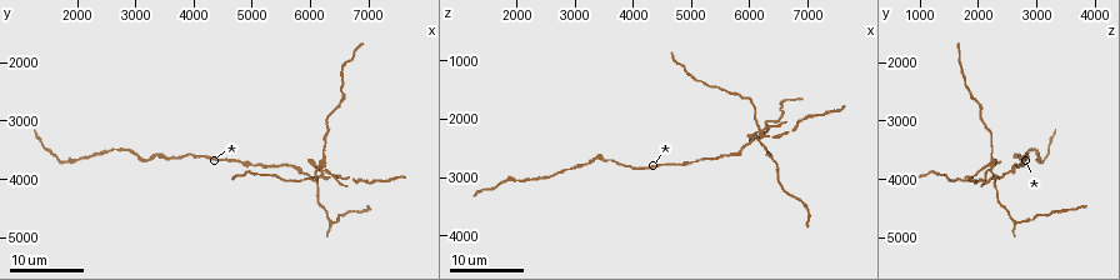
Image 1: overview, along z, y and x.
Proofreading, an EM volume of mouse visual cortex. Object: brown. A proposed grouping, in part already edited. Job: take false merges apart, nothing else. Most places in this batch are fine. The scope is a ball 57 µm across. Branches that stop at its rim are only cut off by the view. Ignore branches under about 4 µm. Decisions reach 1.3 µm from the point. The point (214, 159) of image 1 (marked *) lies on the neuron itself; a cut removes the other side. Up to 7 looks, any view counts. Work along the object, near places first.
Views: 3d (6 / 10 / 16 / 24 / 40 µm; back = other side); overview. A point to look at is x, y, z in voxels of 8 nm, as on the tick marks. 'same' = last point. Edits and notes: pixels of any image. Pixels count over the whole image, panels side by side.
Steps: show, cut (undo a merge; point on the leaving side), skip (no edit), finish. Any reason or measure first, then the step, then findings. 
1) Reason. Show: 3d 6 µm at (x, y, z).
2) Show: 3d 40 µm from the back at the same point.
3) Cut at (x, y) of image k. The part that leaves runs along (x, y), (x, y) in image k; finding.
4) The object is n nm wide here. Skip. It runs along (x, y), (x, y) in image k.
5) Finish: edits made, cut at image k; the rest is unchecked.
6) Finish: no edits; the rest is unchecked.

Calibre changes. Show: 3d 16 µm at (5600, 3750, 2650).

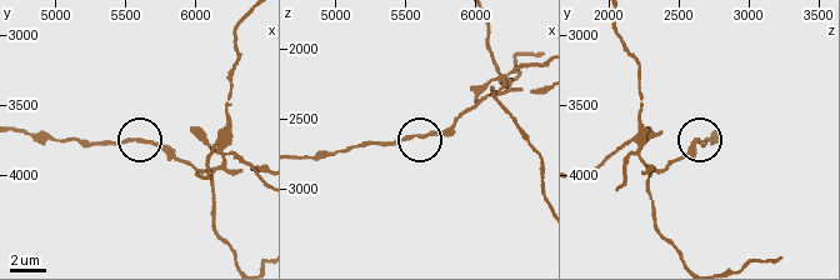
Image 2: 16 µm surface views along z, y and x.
Zoom in. Show: 3d 10 µm at (5640, 3760, 2600).

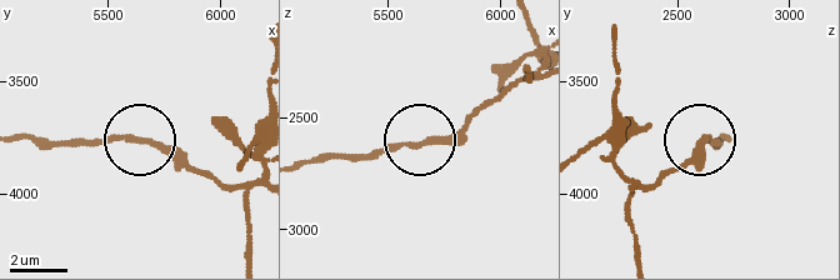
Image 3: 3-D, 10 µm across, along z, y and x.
Skip. It runs along (20, 140), (156, 140), (196, 169) in image 3; continuous, no second neuron.

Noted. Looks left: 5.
Four or more arms meet. Show: 3d 24 µm at (6200, 3900, 2300).

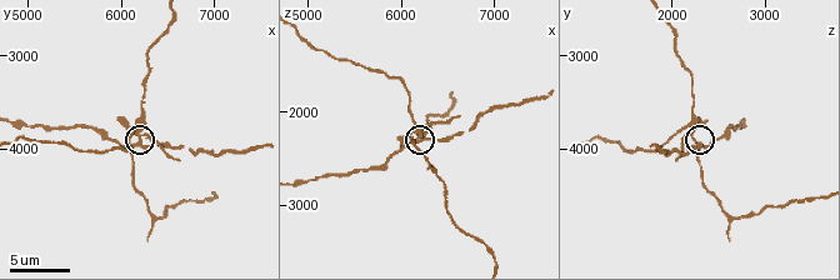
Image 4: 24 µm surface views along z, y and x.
Show: 3d 10 µm at (6200, 3900, 2250).

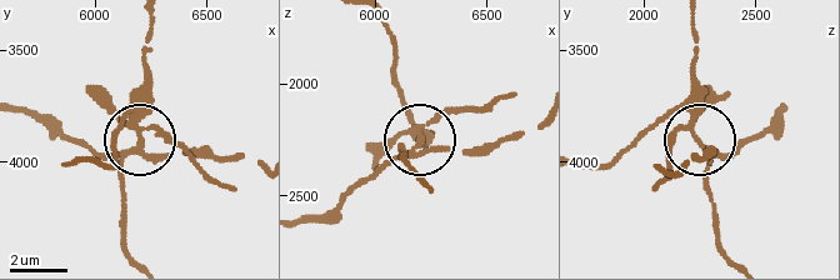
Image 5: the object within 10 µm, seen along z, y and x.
Show: 3d 6 µm at (6210, 3930, 2260).

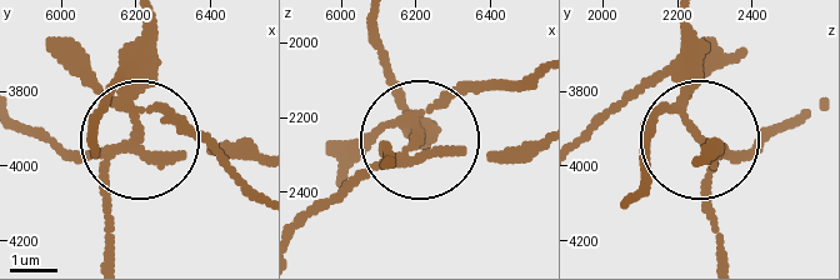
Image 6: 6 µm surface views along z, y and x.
5 arms meet here. Cut at (136, 91) of image 6. Two neurons meet here.

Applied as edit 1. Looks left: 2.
A narrow waist. Show: 3d 6 µm at (5050, 3800, 2700).

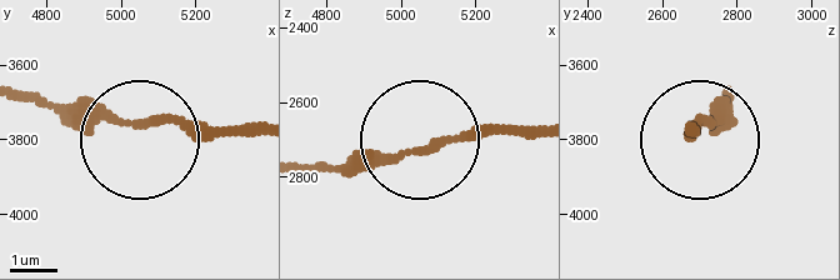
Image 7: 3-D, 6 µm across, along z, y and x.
Skip. It runs along (29, 89), (136, 125), (256, 125) in image 7; one neuron here.

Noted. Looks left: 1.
Finish: edits made, cut at image 6; the rest is unchecked.

